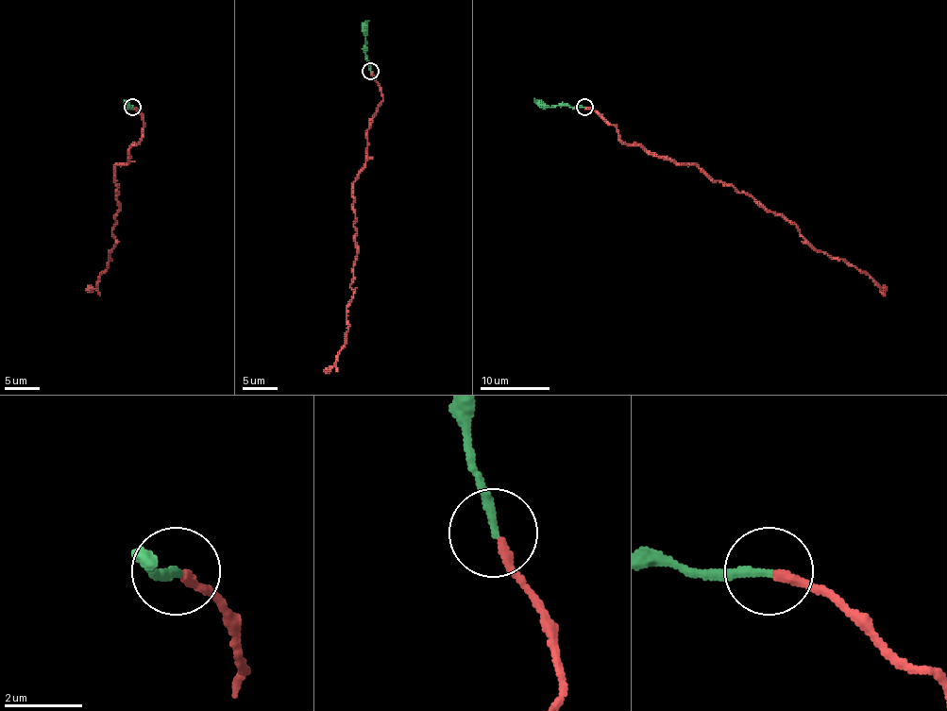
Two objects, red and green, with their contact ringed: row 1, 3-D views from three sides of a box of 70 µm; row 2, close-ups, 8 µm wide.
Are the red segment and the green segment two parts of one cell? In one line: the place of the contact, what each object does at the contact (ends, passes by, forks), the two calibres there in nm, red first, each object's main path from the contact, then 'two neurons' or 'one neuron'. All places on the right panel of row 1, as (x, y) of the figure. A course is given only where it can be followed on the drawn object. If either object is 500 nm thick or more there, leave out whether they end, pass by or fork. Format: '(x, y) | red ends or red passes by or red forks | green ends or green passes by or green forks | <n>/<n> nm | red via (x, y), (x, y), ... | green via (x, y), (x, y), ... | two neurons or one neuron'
(584, 107) | red ends | green ends | 240/240 nm | red via (585, 107), (627, 143), (699, 166), (782, 213), (817, 250), (845, 259), (885, 288) | green via (585, 107), (543, 107), (534, 98) | one neuron

